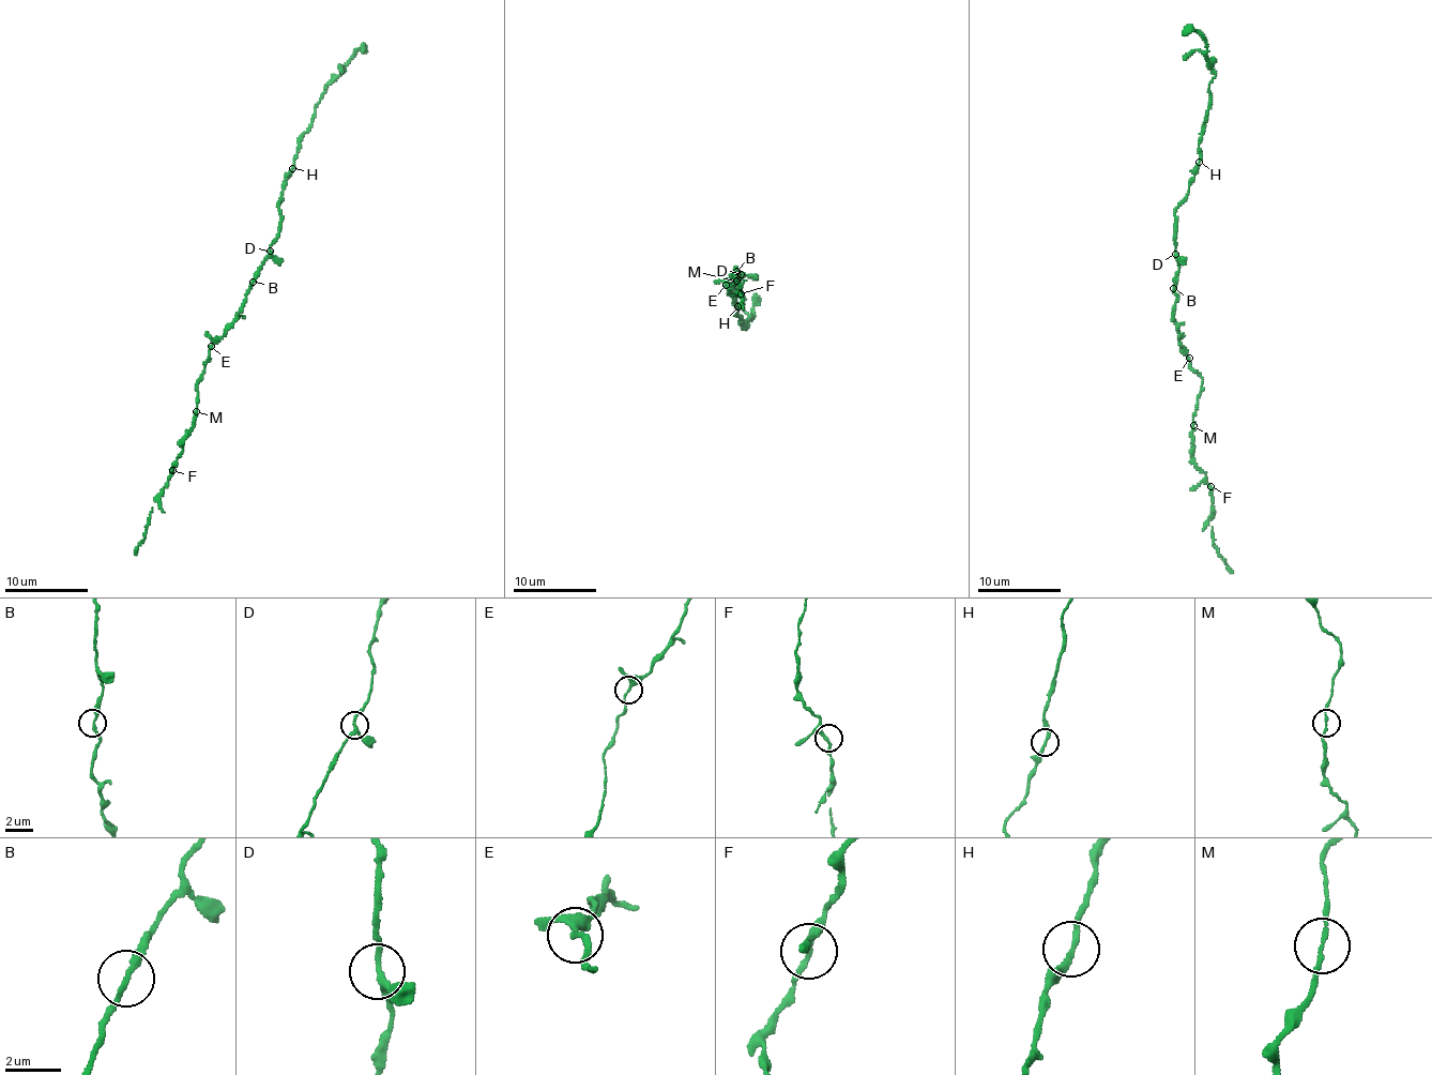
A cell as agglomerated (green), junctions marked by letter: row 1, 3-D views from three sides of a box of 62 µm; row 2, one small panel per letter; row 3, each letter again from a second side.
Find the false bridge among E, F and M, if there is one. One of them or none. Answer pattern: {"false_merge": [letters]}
{"false_merge": []}

